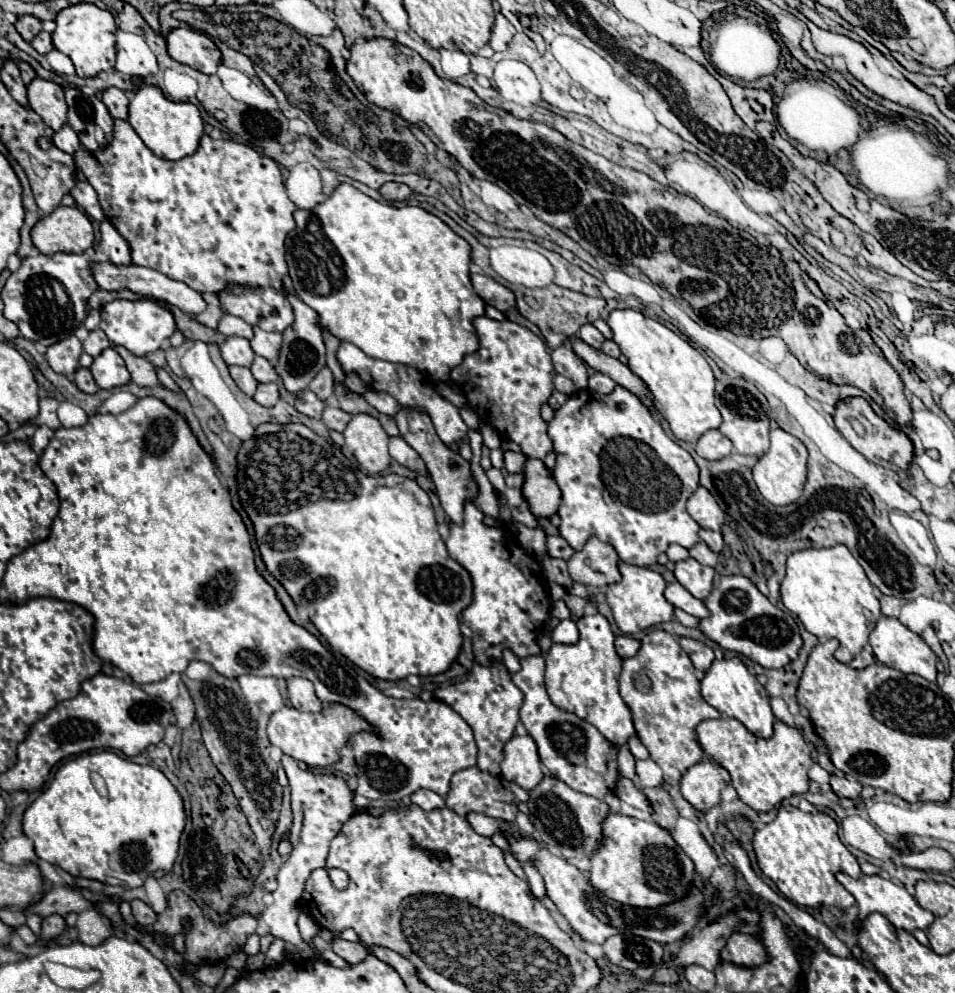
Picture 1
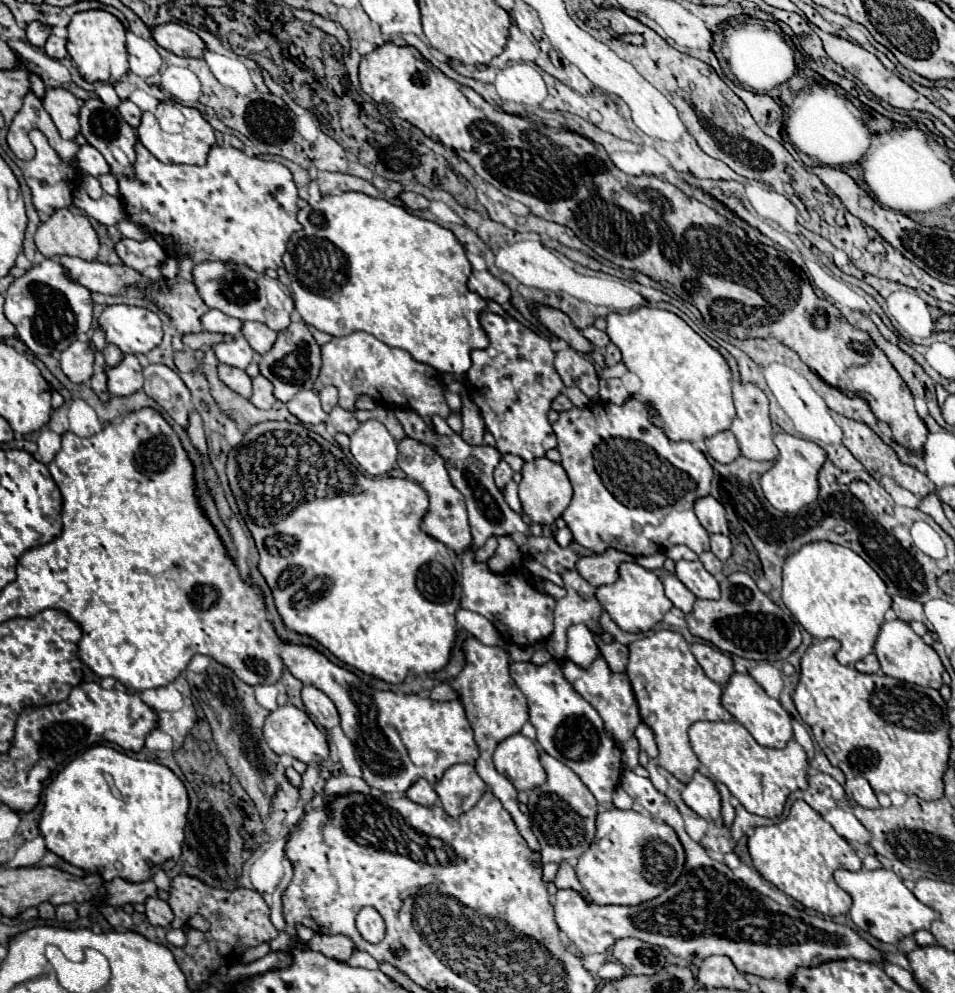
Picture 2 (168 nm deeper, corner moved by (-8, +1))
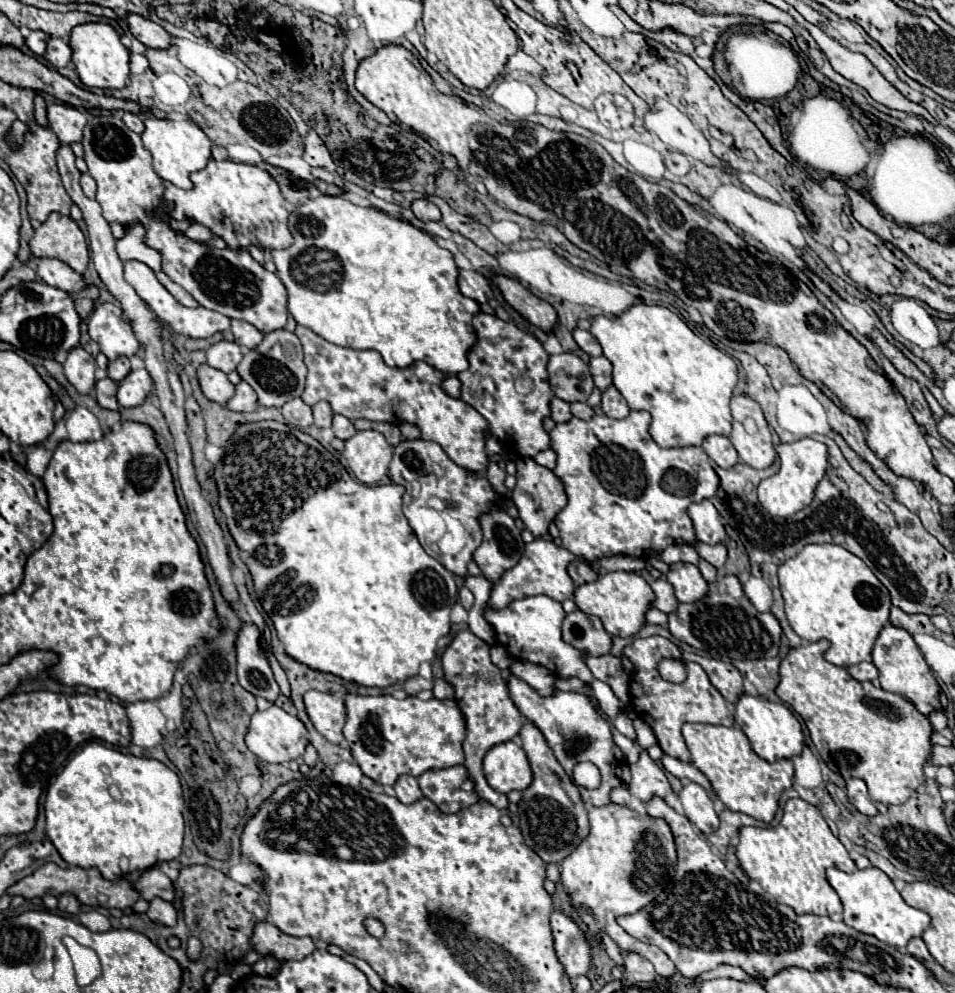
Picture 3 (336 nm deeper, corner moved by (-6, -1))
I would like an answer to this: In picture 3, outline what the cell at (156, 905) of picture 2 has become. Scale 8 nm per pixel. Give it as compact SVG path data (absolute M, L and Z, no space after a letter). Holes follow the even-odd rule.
M154 898L150 902L150 908L148 908L146 914L148 914L148 918L152 922L158 922L162 926L174 926L176 920L178 920L178 912L176 912L174 904L172 902L166 902L162 898Z

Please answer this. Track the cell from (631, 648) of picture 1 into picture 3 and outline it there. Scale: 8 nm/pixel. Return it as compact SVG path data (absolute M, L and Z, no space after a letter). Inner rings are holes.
M612 654L598 657L588 656L585 662L594 678L606 682L622 702L630 700L630 690L628 690L630 678L628 678L628 674L622 668L620 658L616 658Z

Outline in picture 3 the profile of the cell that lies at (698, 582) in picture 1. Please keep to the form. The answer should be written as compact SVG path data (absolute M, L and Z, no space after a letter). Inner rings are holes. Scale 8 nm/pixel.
M684 562L672 564L670 572L666 574L666 580L672 584L678 602L694 602L706 596L708 592L708 582L702 578L694 564Z

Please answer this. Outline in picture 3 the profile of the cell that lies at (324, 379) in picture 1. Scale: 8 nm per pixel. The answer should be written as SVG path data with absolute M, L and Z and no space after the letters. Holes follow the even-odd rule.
M326 402L314 404L314 406L312 406L312 414L314 414L314 426L316 426L316 428L330 428L330 426L332 426L334 412L332 412L330 404L326 404Z

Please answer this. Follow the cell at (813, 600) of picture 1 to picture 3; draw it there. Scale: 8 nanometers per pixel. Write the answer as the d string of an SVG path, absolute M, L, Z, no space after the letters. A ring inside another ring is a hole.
M808 544L798 556L780 564L778 580L792 630L808 642L822 638L830 642L824 654L826 662L848 668L870 660L874 640L888 622L892 604L888 588L858 556L836 544Z

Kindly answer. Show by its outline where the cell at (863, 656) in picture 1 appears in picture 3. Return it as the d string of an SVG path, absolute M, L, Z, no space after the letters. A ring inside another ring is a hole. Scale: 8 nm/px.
M872 662L854 664L854 666L848 668L848 672L850 672L850 676L852 676L854 680L858 680L858 682L864 682L864 680L872 682L872 680L878 678L878 670L876 670L876 666L874 666Z

